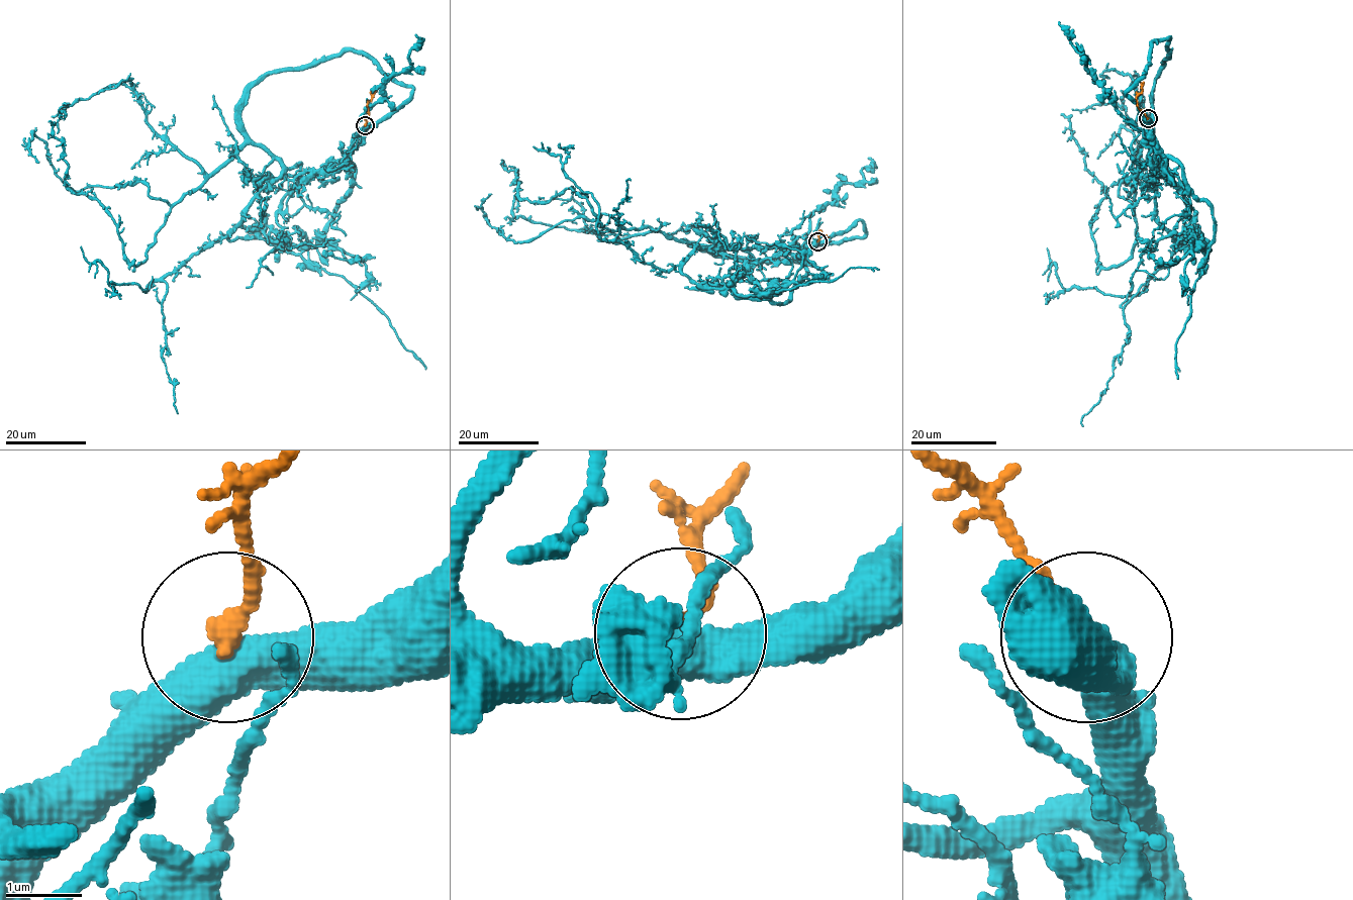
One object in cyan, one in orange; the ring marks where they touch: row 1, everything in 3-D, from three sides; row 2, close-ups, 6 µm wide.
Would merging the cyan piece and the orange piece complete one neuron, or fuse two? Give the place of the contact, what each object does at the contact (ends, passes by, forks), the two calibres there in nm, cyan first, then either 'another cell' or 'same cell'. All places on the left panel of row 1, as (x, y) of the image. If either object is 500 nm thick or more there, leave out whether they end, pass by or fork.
(365, 125) | 500/280 nm | another cell

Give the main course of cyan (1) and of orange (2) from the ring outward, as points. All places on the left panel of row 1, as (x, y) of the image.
1: (365, 125), (340, 169), (292, 180), (245, 143), (171, 208), (134, 266), (112, 215), (66, 184), (49, 121)
2: (365, 125), (367, 105), (376, 91)

